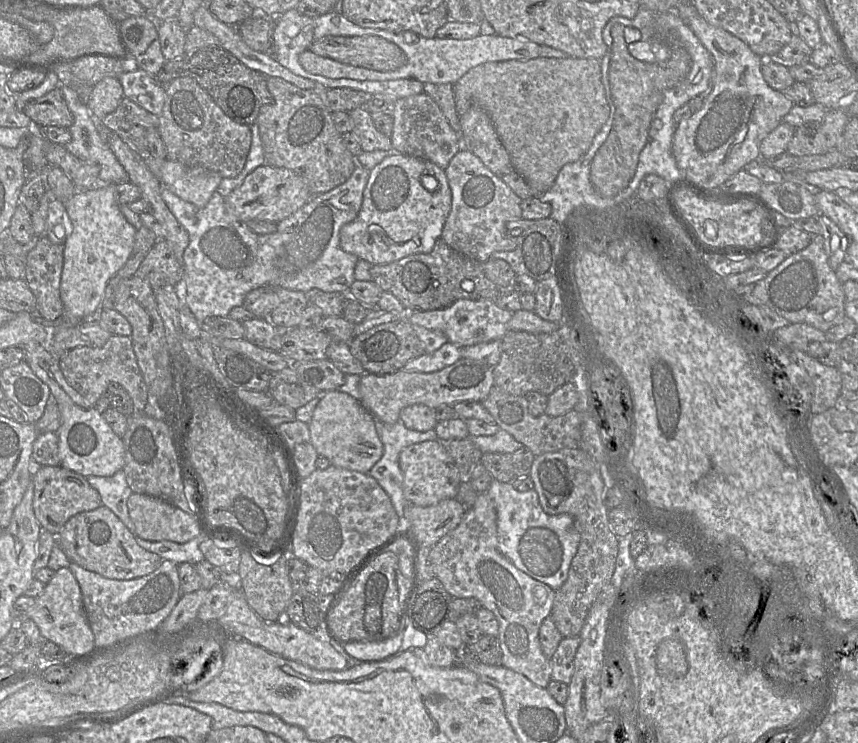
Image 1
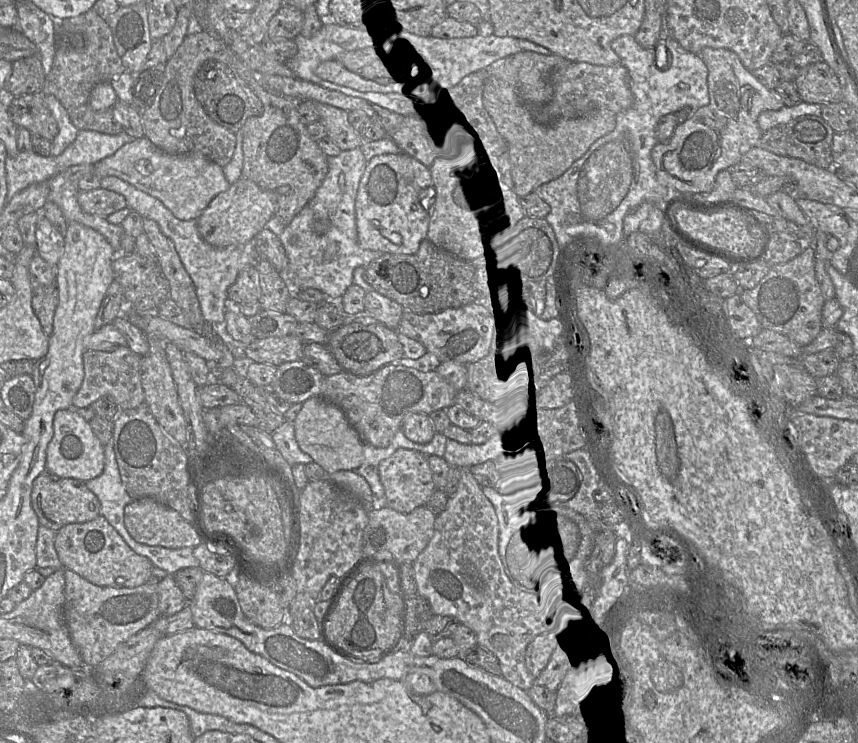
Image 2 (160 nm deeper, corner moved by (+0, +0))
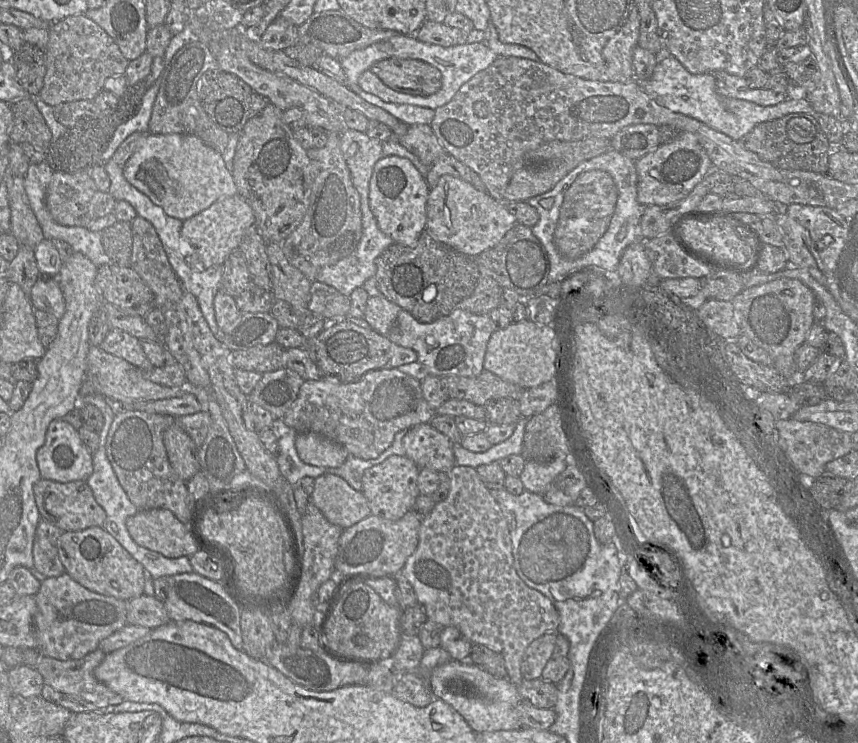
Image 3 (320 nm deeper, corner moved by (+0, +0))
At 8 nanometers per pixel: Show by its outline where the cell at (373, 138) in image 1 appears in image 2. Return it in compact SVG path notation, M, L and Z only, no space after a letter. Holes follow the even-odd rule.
M318 102L316 104L320 120L330 137L341 150L361 147L366 141L363 131L355 129L349 121L347 110Z

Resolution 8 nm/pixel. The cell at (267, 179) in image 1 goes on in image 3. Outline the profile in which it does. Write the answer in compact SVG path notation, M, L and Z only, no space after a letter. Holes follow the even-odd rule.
M239 194L224 197L192 218L183 221L181 236L196 248L204 266L223 265L232 251L239 248L244 236L255 227L250 205Z

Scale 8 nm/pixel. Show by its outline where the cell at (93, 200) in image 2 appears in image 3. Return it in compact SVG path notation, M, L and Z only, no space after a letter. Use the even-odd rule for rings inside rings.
M89 171L53 172L47 189L47 209L58 224L87 228L93 221L114 212L117 201L108 192L103 193L97 189Z

